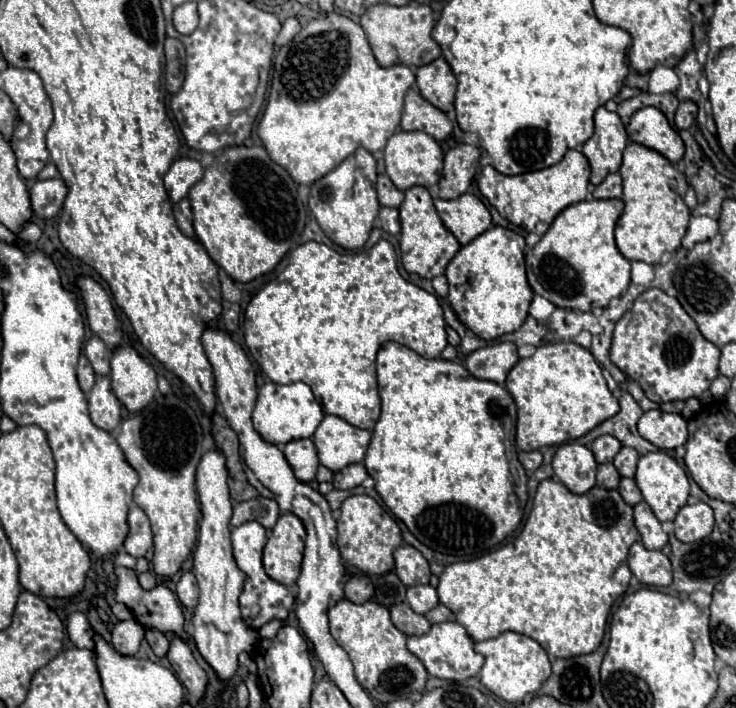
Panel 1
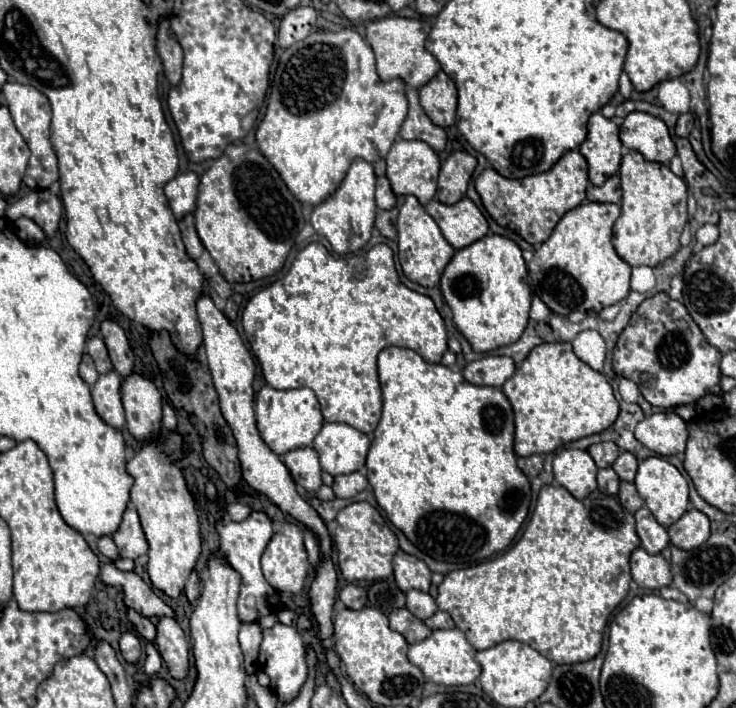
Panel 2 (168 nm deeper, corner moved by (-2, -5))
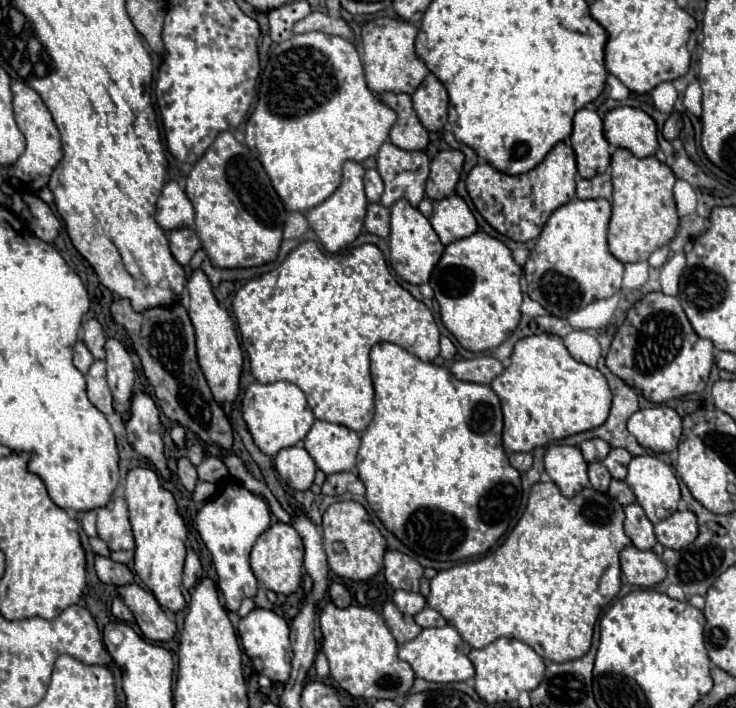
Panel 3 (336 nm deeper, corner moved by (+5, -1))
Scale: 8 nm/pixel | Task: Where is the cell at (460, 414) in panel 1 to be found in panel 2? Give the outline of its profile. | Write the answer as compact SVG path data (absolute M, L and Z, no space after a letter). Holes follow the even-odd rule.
M387 347L379 353L379 383L381 383L383 399L381 421L375 429L375 437L373 437L371 449L367 453L365 466L367 479L373 487L375 499L379 503L379 507L387 513L389 521L397 529L401 529L407 535L407 539L415 547L419 547L423 553L427 553L429 557L433 557L437 561L447 561L447 563L461 563L463 567L477 565L483 559L495 555L497 551L503 551L505 547L509 547L527 517L529 503L531 503L531 487L529 487L529 479L517 467L517 455L513 449L515 419L513 419L511 403L507 401L505 393L499 387L471 385L463 379L463 375L459 371L453 371L441 363L437 363L437 365L427 363L415 351L405 349L405 347Z

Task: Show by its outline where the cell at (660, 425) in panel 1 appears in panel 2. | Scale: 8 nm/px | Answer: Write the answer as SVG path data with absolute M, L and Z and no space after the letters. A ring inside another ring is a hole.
M673 411L653 413L637 425L635 437L657 455L671 457L685 451L687 423Z

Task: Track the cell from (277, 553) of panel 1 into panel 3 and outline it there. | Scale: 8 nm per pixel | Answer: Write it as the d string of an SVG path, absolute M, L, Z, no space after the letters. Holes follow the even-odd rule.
M274 523L272 527L268 527L258 537L258 541L254 543L252 553L250 553L250 565L252 565L252 571L258 579L258 583L262 583L266 589L270 589L274 593L282 593L282 595L292 595L298 591L298 587L302 583L302 559L304 559L304 545L302 545L296 529L292 529L292 525L288 525L288 523Z

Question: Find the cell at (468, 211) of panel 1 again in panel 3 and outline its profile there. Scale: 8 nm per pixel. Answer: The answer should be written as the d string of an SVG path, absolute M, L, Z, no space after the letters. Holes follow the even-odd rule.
M450 195L440 201L432 201L432 199L424 197L420 201L418 209L430 221L430 225L434 227L436 235L440 237L440 241L444 245L448 245L456 239L464 239L464 237L476 233L476 229L478 229L478 223L476 223L472 211L468 209L466 201L458 195Z

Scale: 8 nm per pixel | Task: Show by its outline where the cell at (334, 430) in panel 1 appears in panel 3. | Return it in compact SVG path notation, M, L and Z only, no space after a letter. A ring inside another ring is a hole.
M316 419L304 437L304 447L316 461L316 467L330 475L350 471L356 465L360 437L348 427Z

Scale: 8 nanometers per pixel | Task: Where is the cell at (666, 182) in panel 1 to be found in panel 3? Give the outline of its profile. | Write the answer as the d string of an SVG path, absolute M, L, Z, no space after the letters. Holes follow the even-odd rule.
M628 149L614 151L610 169L612 169L612 185L614 185L612 219L608 227L610 253L622 263L646 261L650 253L670 243L676 233L678 213L672 197L672 187L676 177L672 169L668 169L668 165L658 161L656 157L638 159Z

